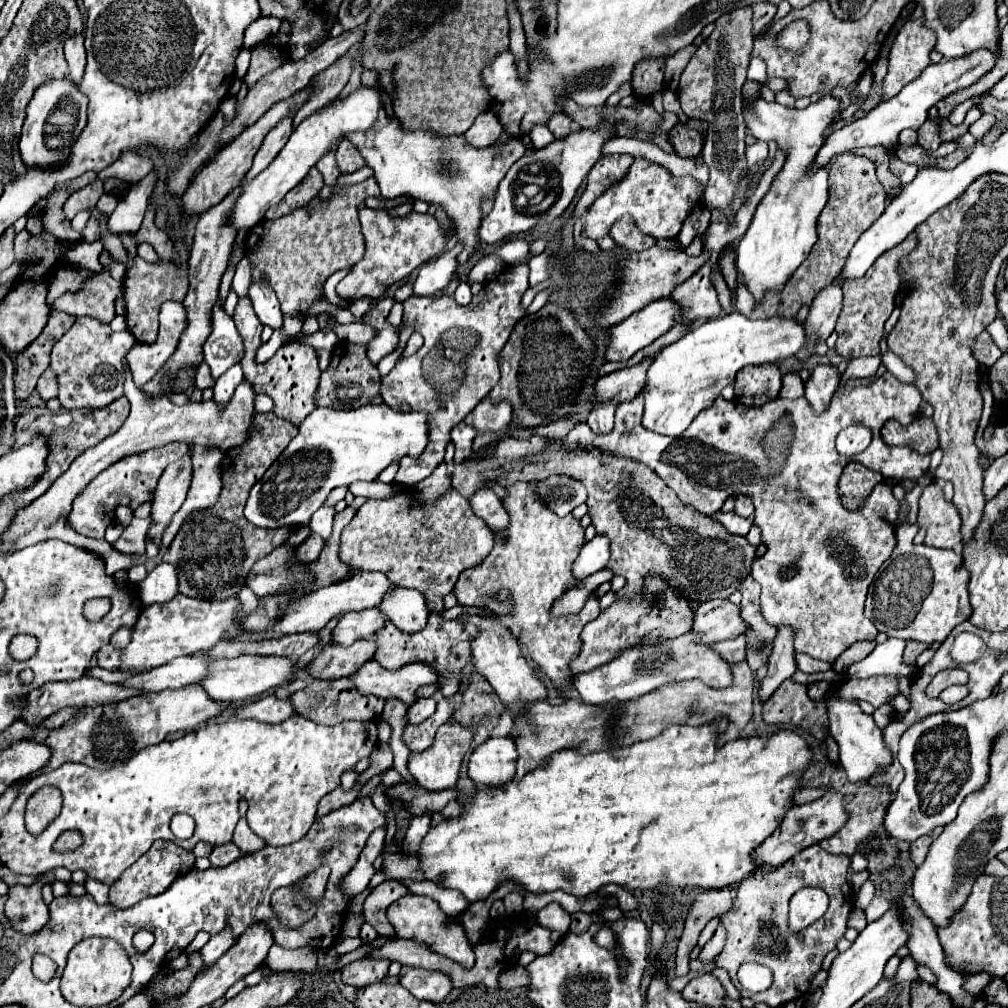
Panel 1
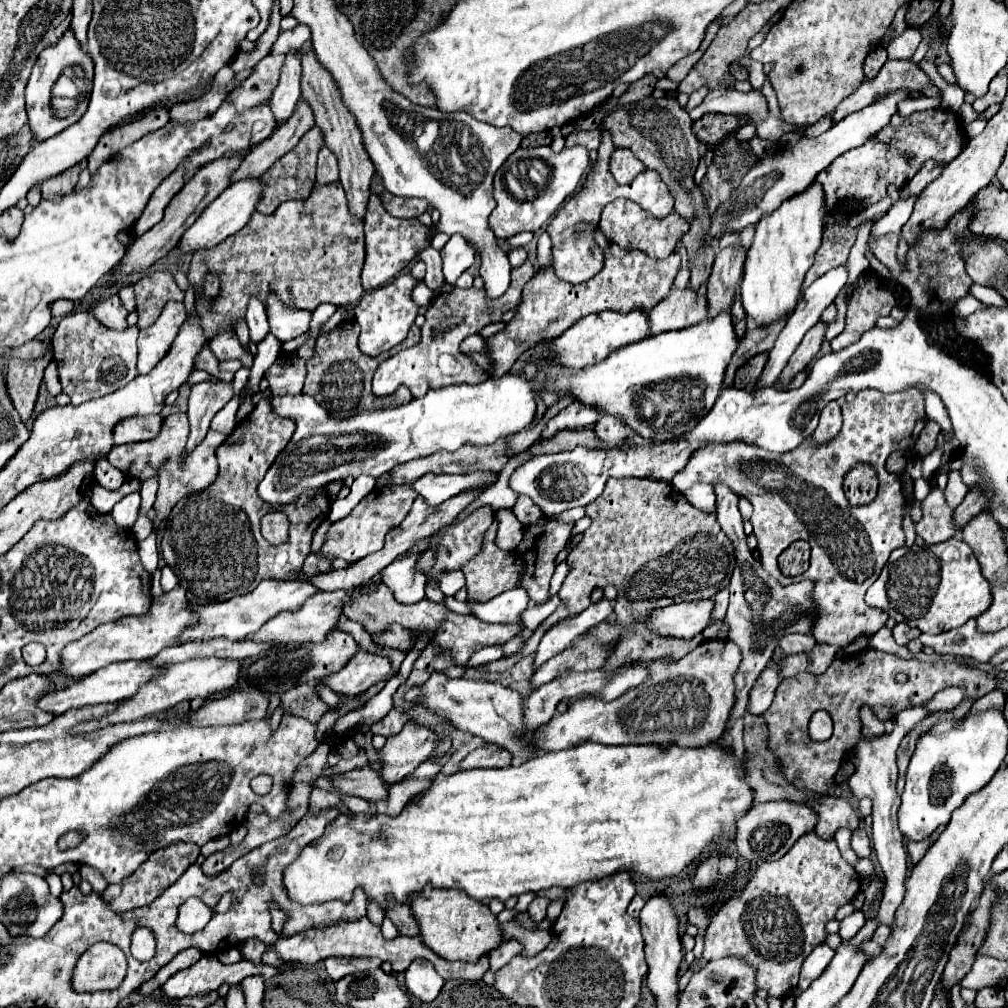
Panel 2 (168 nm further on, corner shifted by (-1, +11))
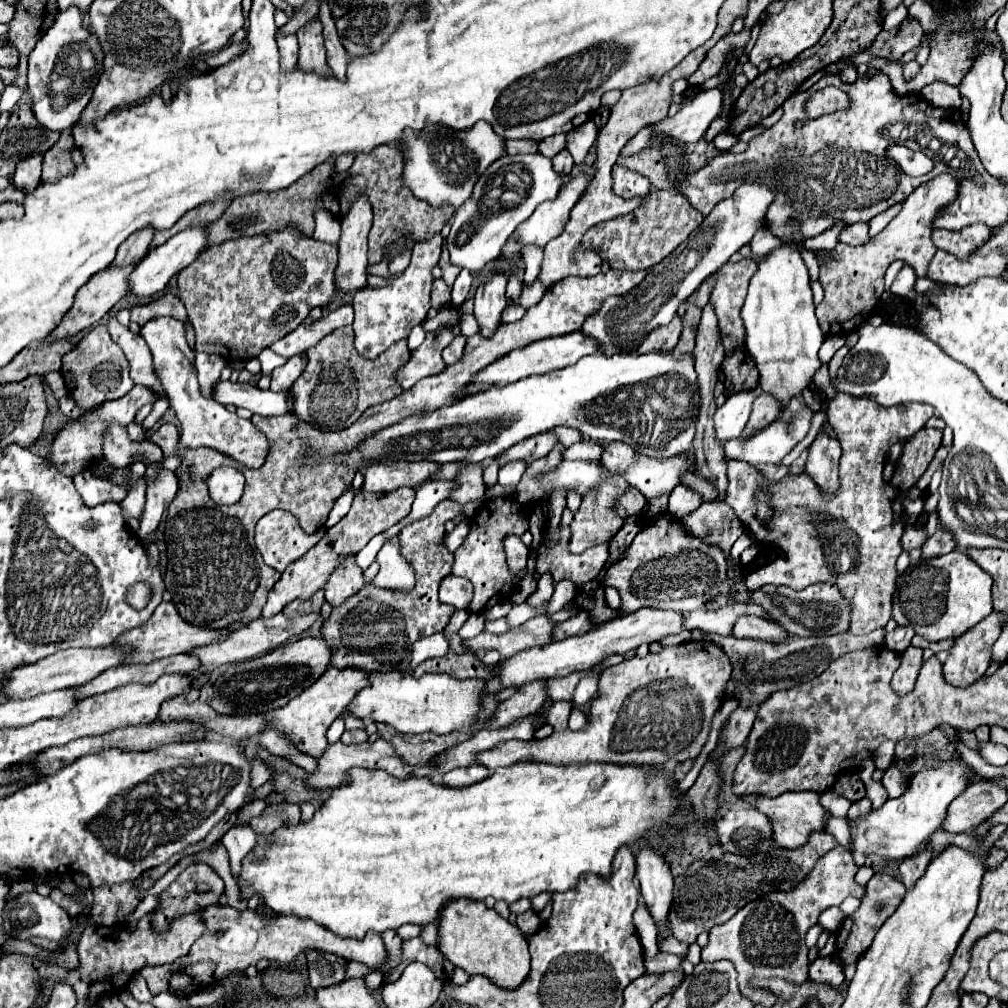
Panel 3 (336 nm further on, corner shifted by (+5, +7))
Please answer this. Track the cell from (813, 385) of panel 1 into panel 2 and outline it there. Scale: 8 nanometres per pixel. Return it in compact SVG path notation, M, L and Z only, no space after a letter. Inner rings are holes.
M831 401L831 403L821 411L819 427L815 429L815 433L813 433L813 437L811 437L813 443L815 443L815 445L823 445L823 443L835 439L835 437L839 435L839 431L841 431L841 423L843 423L843 419L841 419L841 407L839 407L835 401Z

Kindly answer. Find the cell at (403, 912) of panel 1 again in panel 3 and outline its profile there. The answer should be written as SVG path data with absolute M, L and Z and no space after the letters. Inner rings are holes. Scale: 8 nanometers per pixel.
M453 899L443 905L437 919L437 949L455 967L461 967L469 975L485 975L499 983L499 987L517 987L529 973L529 949L527 939L517 925L499 917L495 909L485 907L483 901Z

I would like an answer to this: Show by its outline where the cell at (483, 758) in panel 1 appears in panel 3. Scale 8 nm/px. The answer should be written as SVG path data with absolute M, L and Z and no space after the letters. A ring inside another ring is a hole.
M471 765L471 767L457 767L449 773L445 773L441 777L441 783L443 785L449 785L449 787L465 787L465 785L471 785L471 783L477 783L481 779L487 779L491 775L491 769L483 767L483 765Z

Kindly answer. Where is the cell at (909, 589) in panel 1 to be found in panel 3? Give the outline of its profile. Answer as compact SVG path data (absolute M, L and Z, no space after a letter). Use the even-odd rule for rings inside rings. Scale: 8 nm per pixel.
M953 549L947 555L923 559L897 577L893 595L893 619L897 625L909 625L927 641L959 637L993 611L991 575L977 567L963 551Z

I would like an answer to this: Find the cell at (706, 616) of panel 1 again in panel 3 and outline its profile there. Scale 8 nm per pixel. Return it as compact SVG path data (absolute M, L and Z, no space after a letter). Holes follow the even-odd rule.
M639 609L635 613L621 615L617 619L611 619L607 623L601 623L593 627L591 631L575 637L567 637L563 641L551 641L549 645L543 647L533 647L525 649L509 659L503 659L501 665L497 665L495 677L501 679L501 687L511 687L511 685L525 685L535 679L551 679L551 677L563 677L573 671L581 669L591 669L599 665L603 659L609 655L625 655L631 649L637 649L639 645L651 645L655 641L661 641L667 635L677 635L683 629L685 615L677 611L659 611L659 609Z

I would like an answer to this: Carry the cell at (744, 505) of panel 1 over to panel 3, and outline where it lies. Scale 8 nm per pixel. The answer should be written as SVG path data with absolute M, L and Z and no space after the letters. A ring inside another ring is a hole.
M703 503L683 519L687 519L687 531L721 547L723 551L729 551L735 539L743 533L741 521L727 503Z

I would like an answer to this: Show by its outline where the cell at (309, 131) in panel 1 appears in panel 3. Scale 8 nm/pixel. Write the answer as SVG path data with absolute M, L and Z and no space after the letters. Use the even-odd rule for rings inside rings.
M209 225L189 227L187 231L181 231L175 237L171 237L167 243L151 249L147 253L147 257L141 259L135 267L135 271L131 273L131 293L139 295L139 297L159 293L175 273L185 269L189 263L193 263L197 259L197 255L203 253L203 249L207 247L207 229L209 229Z

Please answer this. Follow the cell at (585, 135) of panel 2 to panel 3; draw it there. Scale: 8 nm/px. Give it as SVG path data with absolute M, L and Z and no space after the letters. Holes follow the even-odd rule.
M559 133L559 135L551 135L547 139L543 139L539 143L539 153L545 155L545 157L555 157L559 151L563 151L567 145L567 139L565 139L565 133Z

